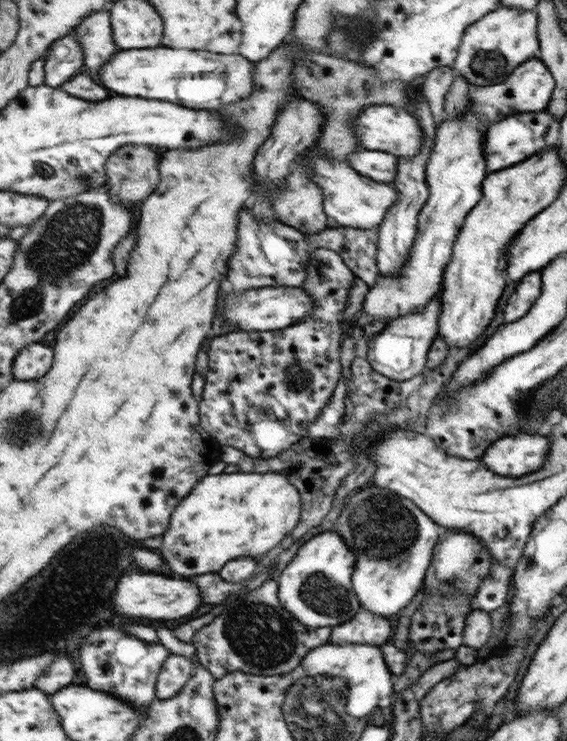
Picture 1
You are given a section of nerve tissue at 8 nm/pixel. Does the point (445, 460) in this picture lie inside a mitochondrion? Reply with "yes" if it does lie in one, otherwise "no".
no

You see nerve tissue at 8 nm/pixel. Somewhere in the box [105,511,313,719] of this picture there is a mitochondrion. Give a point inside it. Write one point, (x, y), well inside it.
(258, 635)

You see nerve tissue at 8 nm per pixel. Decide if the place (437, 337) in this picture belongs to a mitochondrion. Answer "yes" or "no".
no

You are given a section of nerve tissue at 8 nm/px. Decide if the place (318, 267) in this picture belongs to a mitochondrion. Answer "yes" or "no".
no

